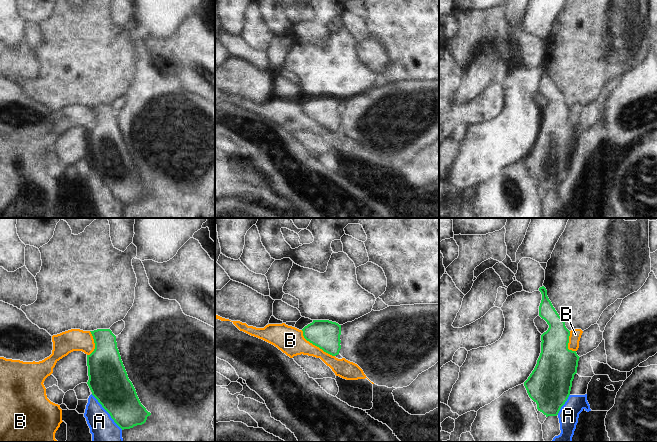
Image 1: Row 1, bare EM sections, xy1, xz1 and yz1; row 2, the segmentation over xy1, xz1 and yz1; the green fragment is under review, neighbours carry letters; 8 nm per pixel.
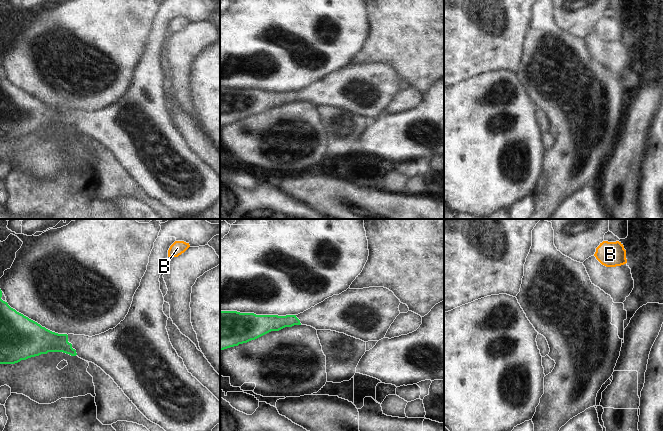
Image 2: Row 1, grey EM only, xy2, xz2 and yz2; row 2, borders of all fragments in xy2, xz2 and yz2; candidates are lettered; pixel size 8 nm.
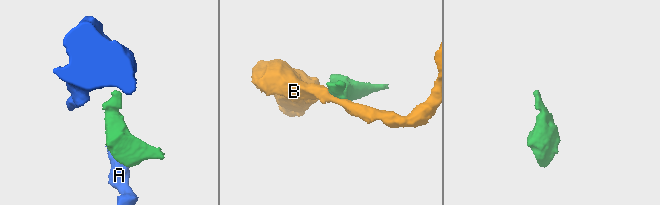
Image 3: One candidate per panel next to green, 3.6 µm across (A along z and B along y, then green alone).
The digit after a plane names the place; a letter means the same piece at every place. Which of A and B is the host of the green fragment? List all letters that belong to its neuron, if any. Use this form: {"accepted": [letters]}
{"accepted": []}

